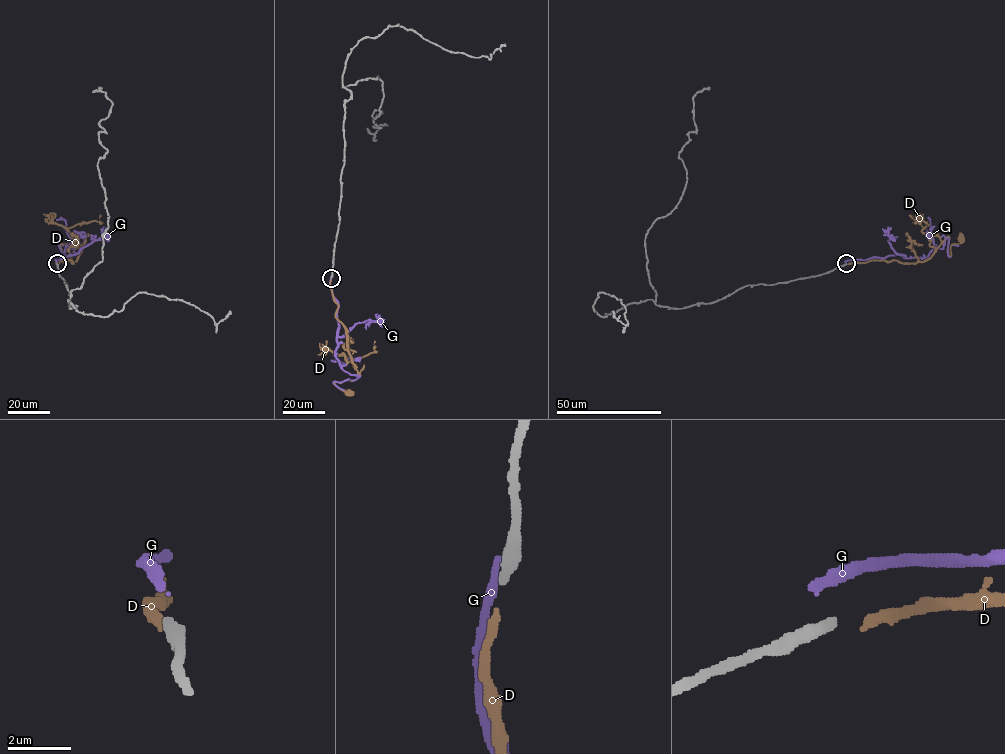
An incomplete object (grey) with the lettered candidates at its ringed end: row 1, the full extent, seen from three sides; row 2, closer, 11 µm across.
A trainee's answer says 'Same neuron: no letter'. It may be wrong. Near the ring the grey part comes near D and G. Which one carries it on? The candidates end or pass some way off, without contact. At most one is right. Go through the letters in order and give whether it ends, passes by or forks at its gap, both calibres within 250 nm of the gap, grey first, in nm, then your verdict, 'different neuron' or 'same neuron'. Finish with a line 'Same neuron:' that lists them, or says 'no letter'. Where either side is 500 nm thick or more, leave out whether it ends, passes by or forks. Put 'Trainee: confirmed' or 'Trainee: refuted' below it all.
D: it ends there; 360 nm thick on the grey side, 280 nm on the other; different neuron
G: it ends there; 360 nm thick on the grey side, 240 nm on the other; different neuron
Same neuron: no letter
Trainee: confirmed

